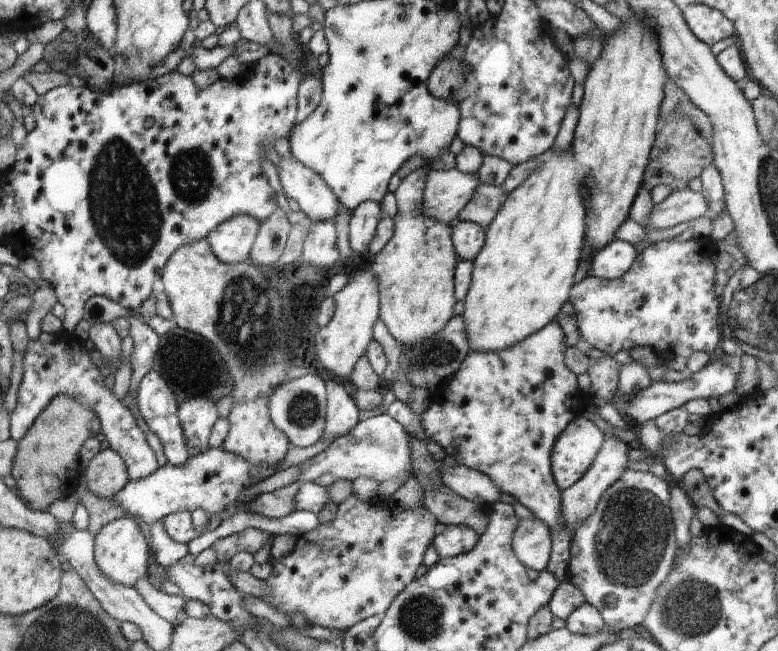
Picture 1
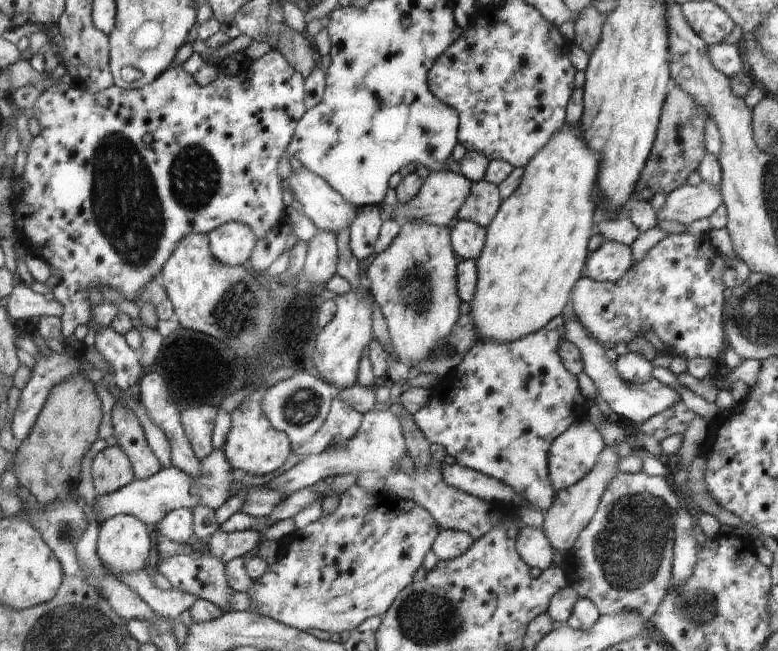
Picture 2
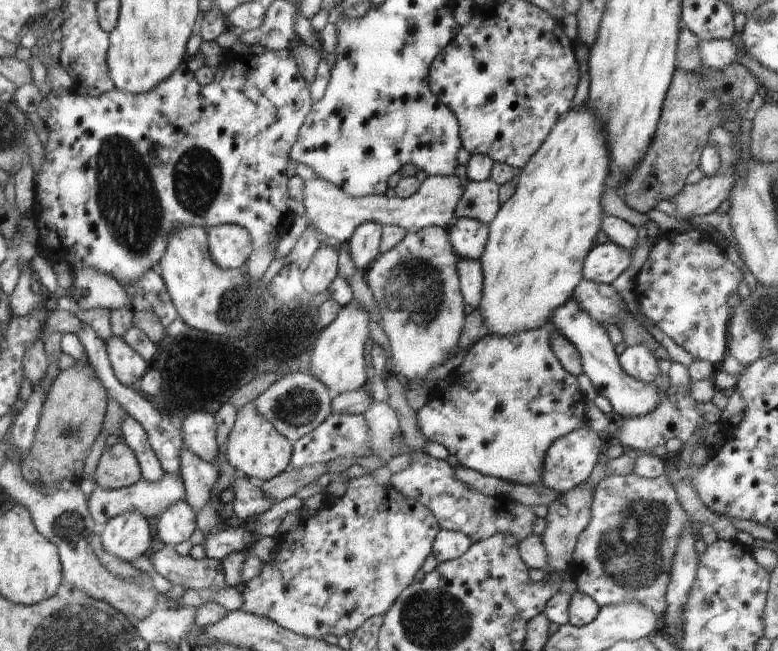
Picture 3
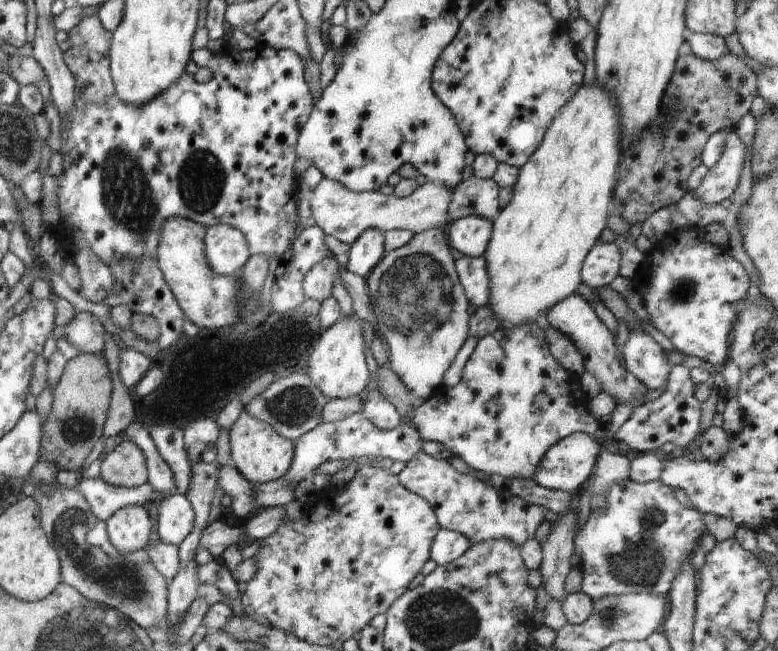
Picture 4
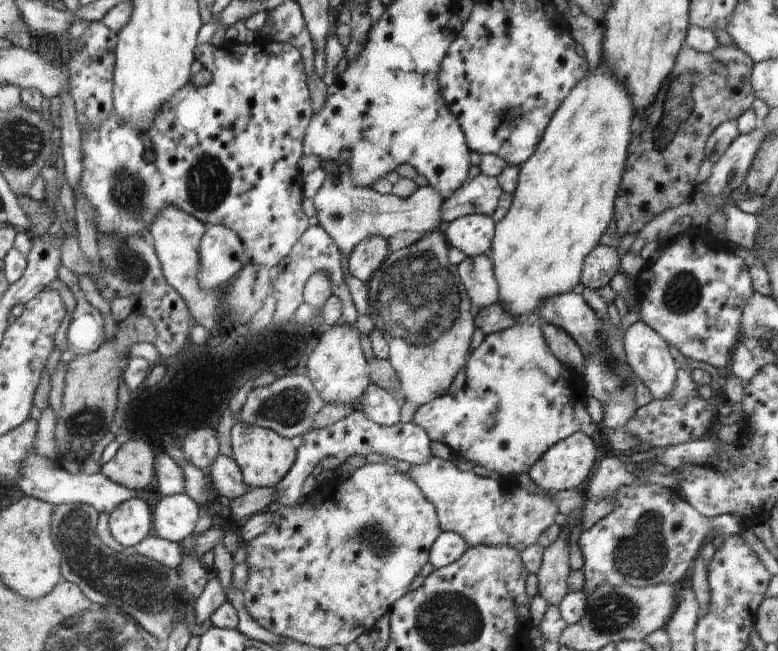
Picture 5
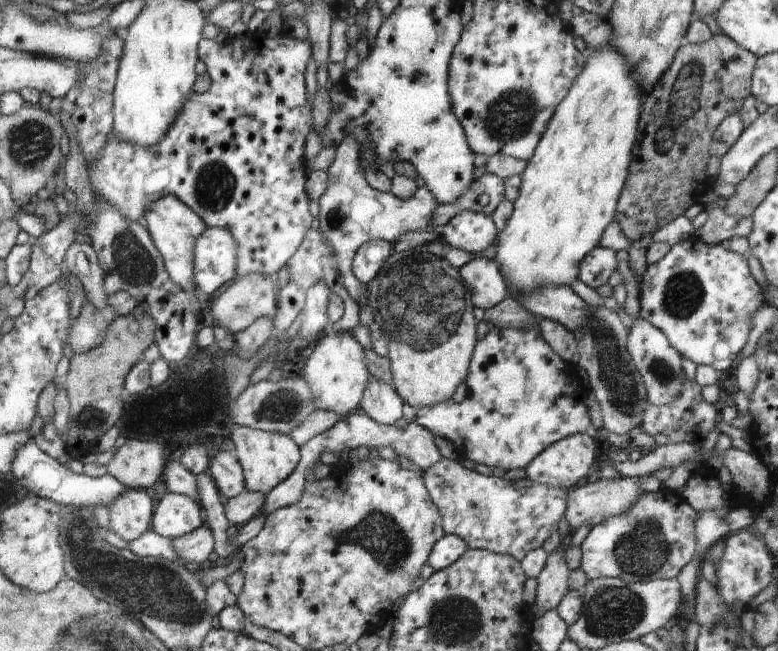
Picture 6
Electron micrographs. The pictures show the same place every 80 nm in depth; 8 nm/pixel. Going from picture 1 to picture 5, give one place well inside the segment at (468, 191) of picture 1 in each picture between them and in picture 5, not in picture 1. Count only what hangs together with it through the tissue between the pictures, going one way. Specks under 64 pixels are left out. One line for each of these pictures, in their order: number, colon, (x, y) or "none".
2: (443, 193)
3: (327, 207)
4: (338, 211)
5: (348, 213)

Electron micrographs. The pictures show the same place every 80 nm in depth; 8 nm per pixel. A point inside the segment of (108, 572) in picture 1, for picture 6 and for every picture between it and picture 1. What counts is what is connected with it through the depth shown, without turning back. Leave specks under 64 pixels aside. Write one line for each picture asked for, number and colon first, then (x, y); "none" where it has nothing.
2: (123, 543)
3: (127, 536)
4: (128, 529)
5: (129, 523)
6: (130, 514)

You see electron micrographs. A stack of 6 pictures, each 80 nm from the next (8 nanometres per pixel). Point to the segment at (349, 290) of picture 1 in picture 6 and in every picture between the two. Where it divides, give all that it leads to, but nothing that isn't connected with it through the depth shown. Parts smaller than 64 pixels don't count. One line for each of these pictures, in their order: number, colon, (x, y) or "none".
2: (338, 351)
3: (337, 361)
4: (337, 365)
5: (337, 367)
6: (336, 372)

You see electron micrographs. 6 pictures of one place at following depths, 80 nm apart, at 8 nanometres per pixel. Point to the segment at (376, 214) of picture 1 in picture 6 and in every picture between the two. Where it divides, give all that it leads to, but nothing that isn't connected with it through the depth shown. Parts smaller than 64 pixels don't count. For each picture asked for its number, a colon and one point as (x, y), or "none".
2: (364, 230)
3: (364, 244)
4: (364, 254)
5: (368, 255)
6: (372, 255)

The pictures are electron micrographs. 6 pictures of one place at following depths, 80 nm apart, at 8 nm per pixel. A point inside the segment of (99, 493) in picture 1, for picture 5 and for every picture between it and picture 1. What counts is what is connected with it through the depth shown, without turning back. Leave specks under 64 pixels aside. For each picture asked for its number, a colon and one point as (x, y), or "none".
2: (112, 470)
3: (118, 467)
4: (125, 465)
5: (132, 466)

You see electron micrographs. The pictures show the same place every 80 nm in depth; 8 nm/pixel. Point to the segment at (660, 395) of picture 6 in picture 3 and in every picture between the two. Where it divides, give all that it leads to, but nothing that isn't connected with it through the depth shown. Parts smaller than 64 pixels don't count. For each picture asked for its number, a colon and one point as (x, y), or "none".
3: (637, 361)
4: (643, 357)
5: (647, 354)

